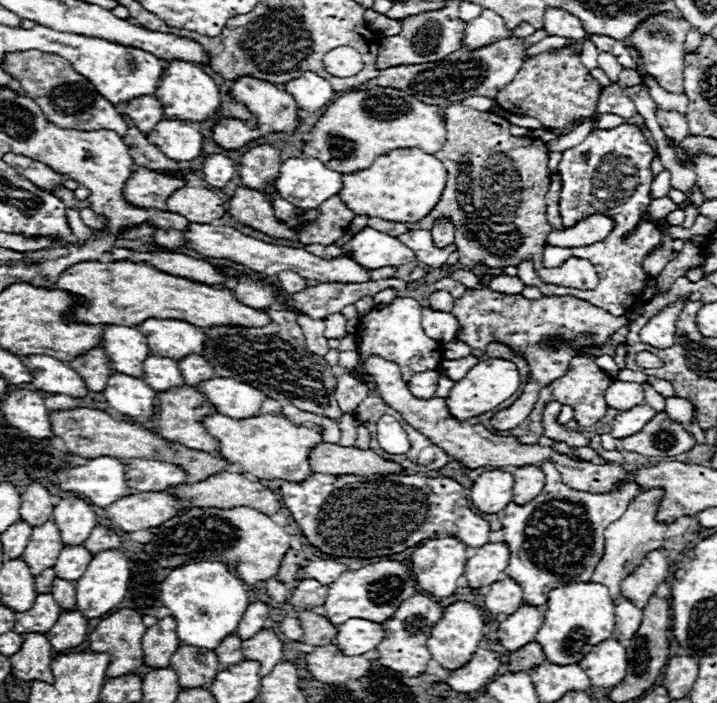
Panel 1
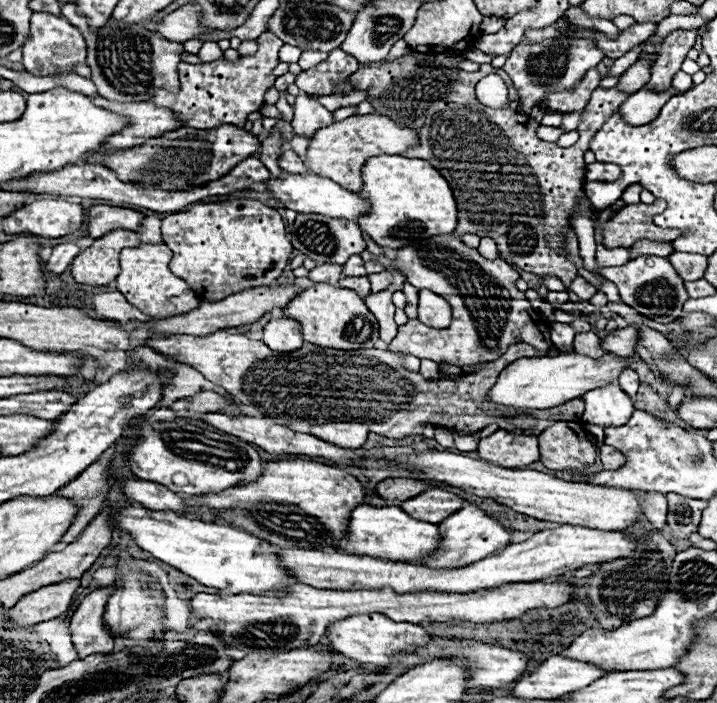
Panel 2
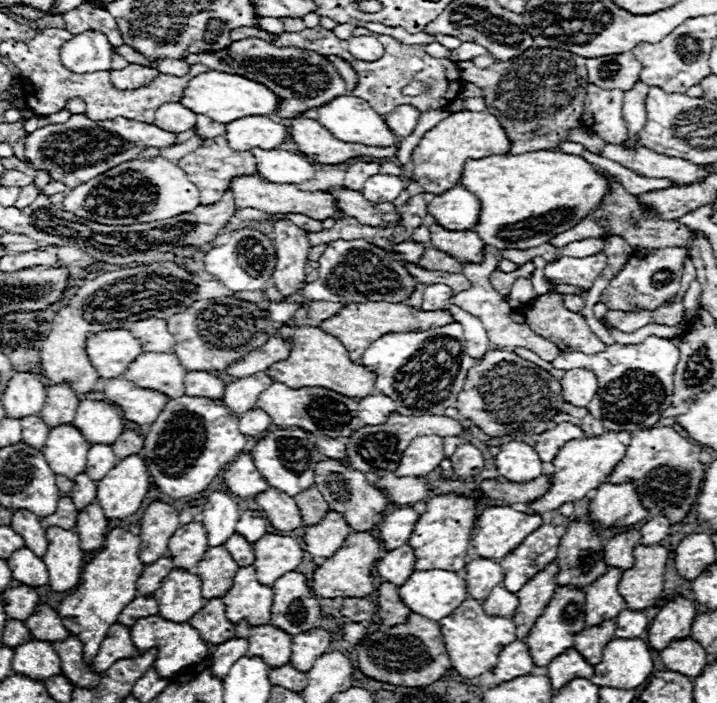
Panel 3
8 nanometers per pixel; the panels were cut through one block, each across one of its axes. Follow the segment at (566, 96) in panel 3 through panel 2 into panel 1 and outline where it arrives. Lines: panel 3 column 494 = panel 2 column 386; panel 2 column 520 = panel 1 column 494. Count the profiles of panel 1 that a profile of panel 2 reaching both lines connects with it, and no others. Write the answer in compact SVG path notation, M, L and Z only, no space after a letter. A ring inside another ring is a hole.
M462 104L444 108L446 144L434 154L448 170L442 198L428 216L418 222L408 222L406 228L430 230L438 216L450 216L456 224L460 262L468 268L506 268L518 266L528 258L534 262L534 270L542 272L542 252L550 234L544 204L544 194L550 188L546 144L538 138L510 136L510 122L498 114L458 108L462 108ZM526 144L530 144L530 148L526 148ZM526 152L530 152L530 184L522 182L526 180ZM506 160L516 166L516 172L514 166L506 166ZM528 186L532 186L532 190L528 190Z

